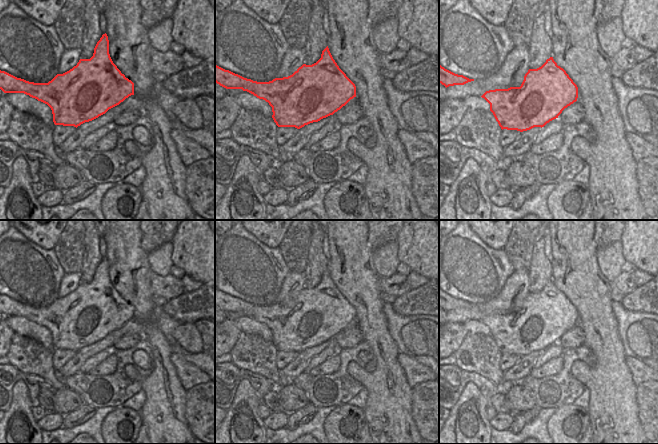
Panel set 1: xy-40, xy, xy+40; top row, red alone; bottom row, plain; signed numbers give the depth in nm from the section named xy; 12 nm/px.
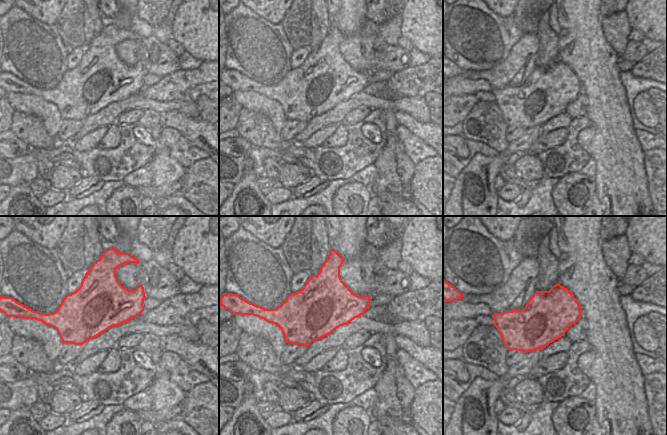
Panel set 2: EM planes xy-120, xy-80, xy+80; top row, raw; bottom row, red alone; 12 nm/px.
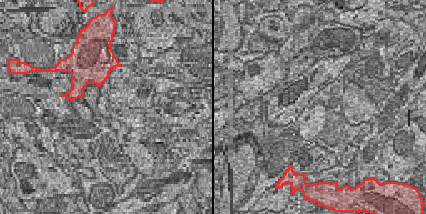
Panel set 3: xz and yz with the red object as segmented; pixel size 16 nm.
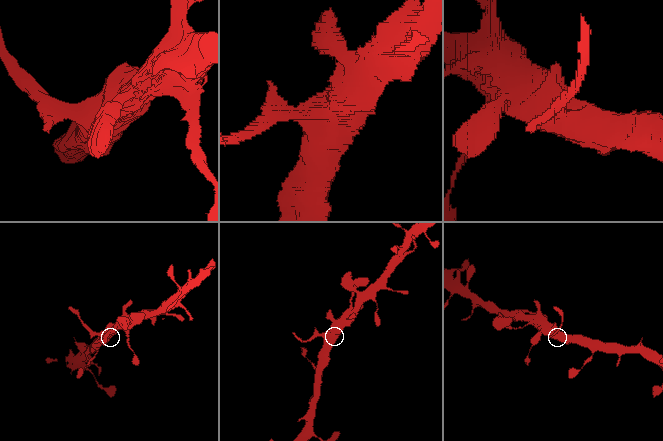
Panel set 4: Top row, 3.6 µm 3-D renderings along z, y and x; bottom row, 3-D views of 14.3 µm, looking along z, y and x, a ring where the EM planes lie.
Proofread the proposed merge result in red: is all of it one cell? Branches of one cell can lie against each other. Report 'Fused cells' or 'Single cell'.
Fused cells.

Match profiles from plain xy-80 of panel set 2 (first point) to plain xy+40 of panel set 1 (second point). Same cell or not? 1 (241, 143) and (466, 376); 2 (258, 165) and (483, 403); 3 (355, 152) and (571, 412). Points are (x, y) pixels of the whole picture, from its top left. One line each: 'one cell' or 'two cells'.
1: two cells
2: two cells
3: two cells

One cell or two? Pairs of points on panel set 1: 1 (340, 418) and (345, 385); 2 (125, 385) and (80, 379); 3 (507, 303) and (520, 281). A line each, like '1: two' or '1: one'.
1: two
2: one
3: one

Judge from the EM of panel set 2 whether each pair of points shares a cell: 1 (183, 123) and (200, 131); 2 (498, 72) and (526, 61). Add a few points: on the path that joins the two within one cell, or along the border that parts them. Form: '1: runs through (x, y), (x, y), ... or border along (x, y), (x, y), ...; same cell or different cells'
1: runs through (187, 127), (196, 131); same cell
2: runs through (505, 72), (512, 71), (519, 64); same cell

